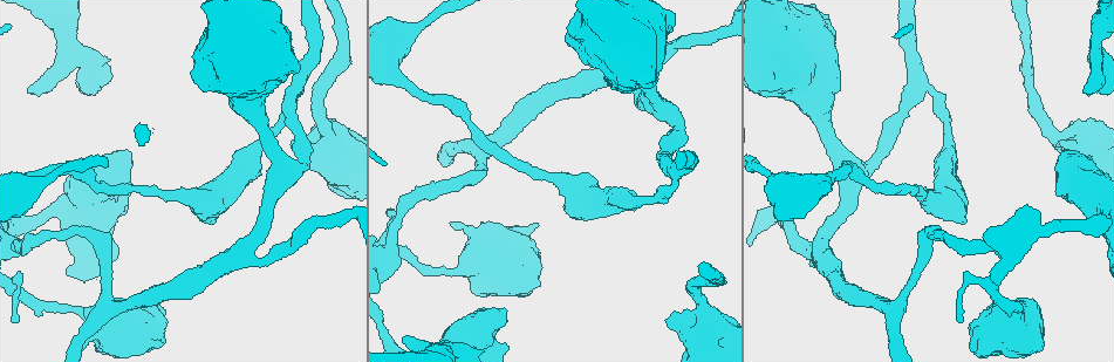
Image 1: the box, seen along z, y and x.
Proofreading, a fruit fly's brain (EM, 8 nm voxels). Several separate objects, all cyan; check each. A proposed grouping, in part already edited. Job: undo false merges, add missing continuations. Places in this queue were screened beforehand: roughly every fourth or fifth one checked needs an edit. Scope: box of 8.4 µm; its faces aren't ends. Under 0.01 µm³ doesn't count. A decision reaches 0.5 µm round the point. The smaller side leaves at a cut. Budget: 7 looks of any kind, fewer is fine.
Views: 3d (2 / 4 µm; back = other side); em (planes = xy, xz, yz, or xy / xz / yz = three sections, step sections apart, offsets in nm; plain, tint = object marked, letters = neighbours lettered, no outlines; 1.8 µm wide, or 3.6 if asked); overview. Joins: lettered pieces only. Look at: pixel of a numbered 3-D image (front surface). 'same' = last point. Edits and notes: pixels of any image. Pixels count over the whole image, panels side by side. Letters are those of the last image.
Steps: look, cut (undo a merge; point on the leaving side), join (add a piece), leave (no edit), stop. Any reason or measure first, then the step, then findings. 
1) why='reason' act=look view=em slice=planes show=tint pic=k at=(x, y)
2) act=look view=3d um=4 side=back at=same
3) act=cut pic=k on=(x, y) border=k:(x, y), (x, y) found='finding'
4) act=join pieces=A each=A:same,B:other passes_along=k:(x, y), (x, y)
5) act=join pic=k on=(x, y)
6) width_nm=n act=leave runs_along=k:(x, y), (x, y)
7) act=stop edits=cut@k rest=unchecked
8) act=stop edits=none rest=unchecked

why='an open end' act=look view=em slice=planes show=letters pic=1 at=(1092, 93)

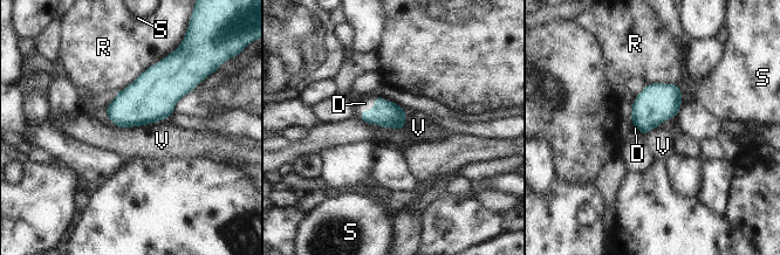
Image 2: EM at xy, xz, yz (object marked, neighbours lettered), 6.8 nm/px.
act=join pieces=D each=D:same,R:other,S:other,V:other passes_along=2:(388, 114), (370, 109), (364, 103) found='the neuron continues'

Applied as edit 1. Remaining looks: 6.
why='see it whole again' act=look view=overview

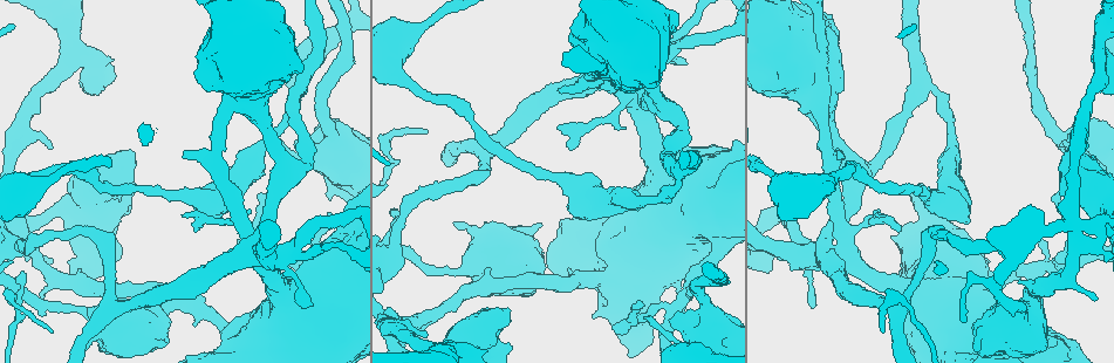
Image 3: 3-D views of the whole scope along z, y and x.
why='free end' act=look view=em slice=yz step=8 show=letters pic=3 at=(571, 149)

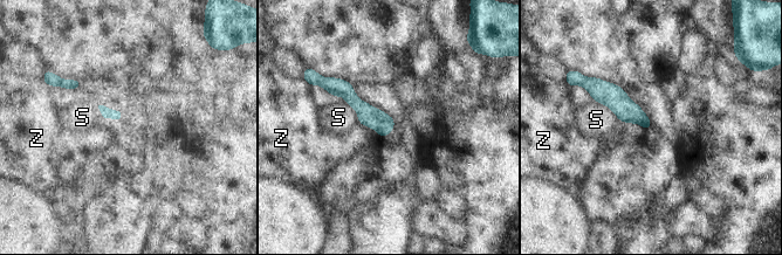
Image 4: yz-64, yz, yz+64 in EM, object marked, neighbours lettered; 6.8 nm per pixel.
act=look view=em slice=planes show=letters at=same

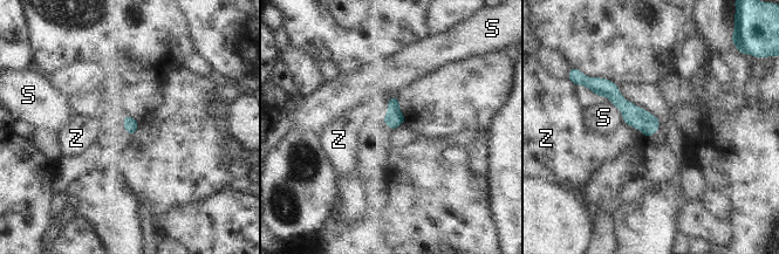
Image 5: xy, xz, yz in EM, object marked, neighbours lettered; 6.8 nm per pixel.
act=leave each=S:other,Z:other found='none of them fits'

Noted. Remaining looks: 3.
why='three arms meet' act=look view=em slice=planes show=plain pic=3 at=(922, 86)

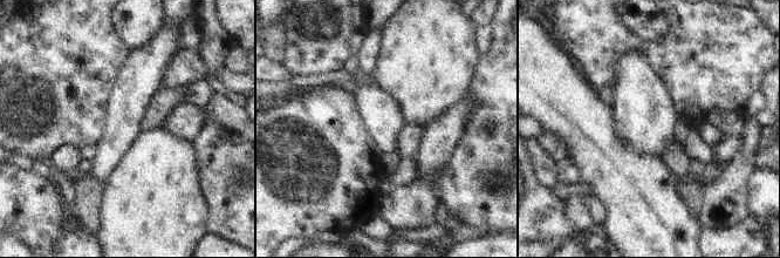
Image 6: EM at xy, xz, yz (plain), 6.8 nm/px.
act=look view=em slice=planes show=letters at=same

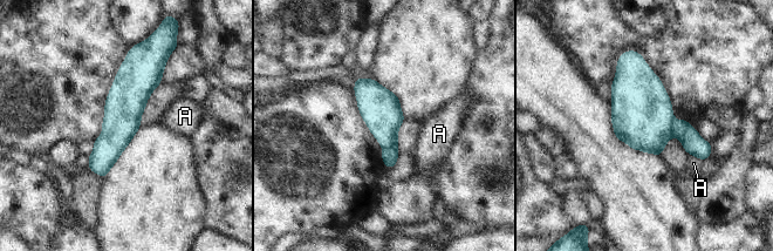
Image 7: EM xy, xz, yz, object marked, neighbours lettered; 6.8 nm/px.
act=cut pic=7 on=(692, 143) each=A:other found='a second neuron is stuck on'

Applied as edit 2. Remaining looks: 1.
act=stop edits=join@2,cut@7 rest=unchecked

